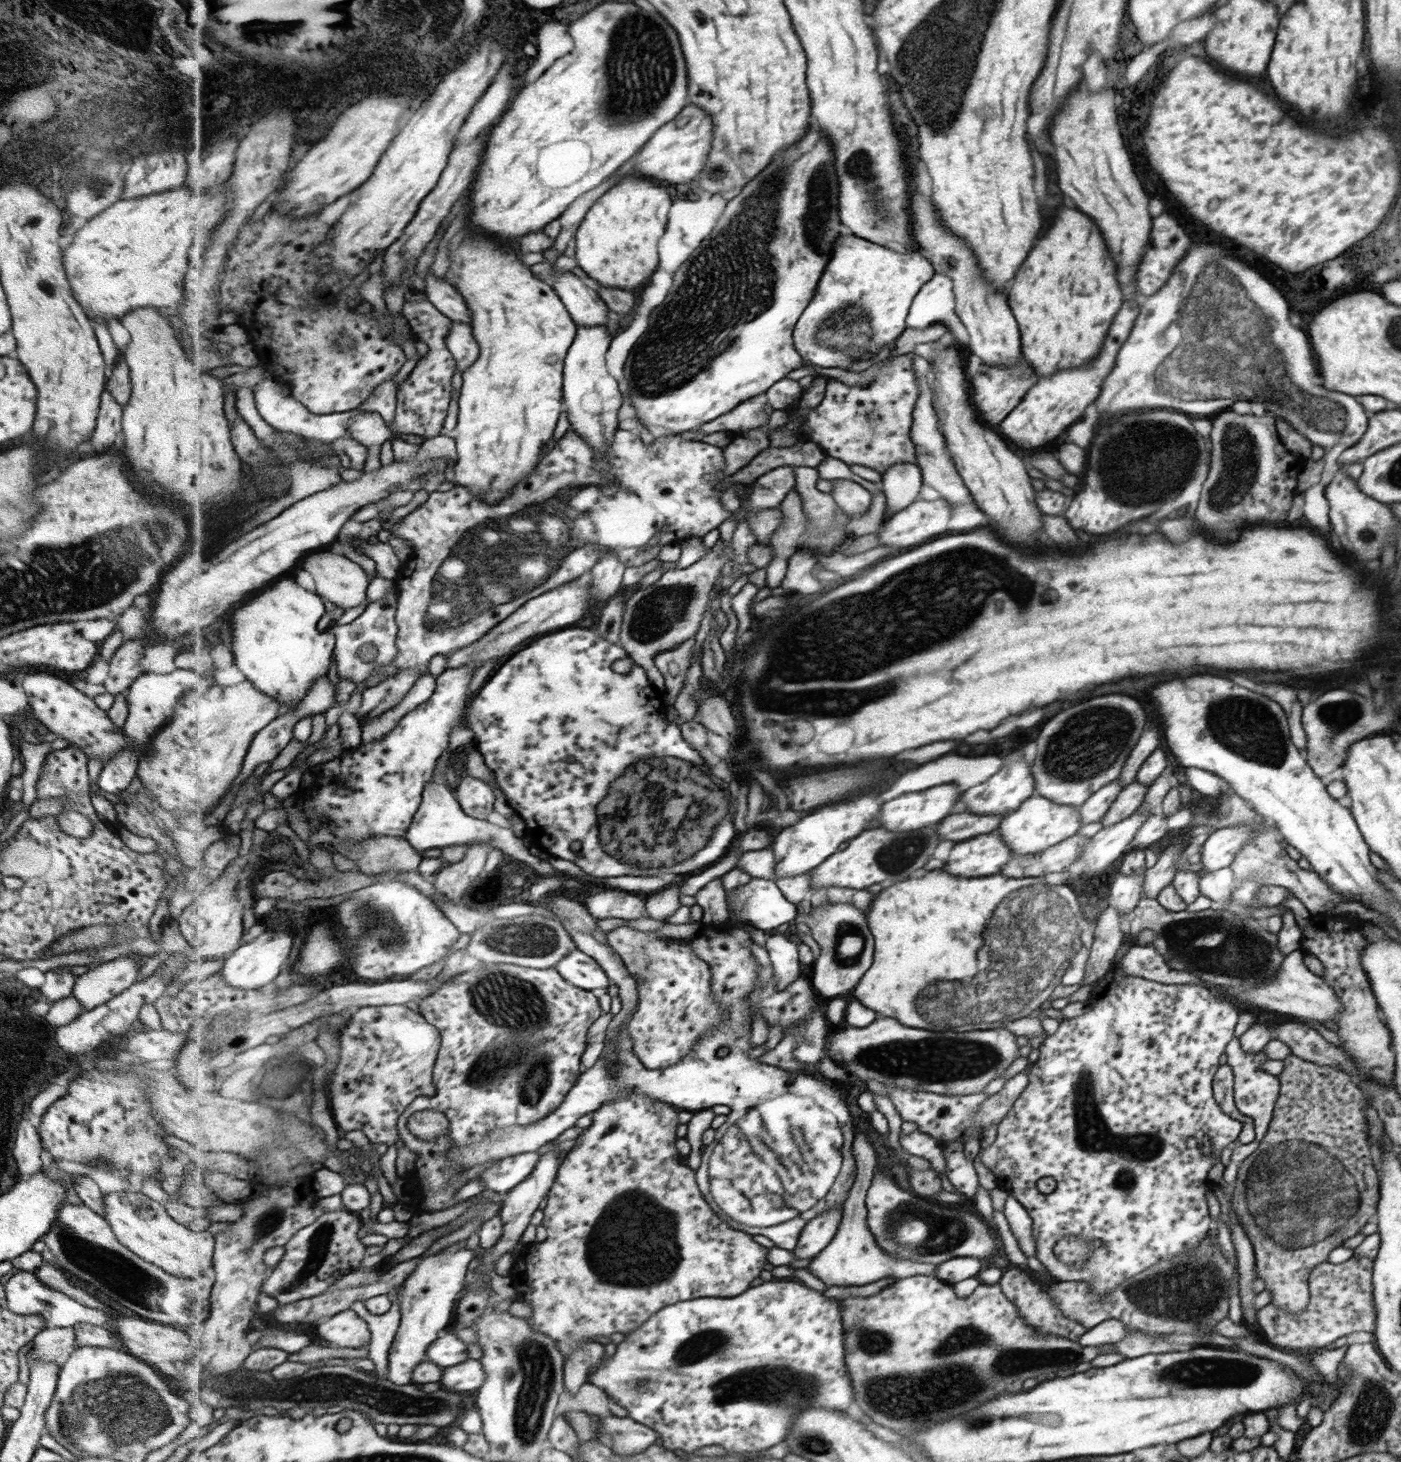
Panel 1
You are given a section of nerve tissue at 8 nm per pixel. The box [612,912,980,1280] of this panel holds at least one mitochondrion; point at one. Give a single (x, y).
(758, 1180)

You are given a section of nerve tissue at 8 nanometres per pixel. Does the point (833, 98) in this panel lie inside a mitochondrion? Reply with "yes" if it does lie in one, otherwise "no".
no

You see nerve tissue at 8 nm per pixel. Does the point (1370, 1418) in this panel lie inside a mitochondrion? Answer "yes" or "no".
yes

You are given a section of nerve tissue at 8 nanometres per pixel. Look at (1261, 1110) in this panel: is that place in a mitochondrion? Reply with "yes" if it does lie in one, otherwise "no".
no

